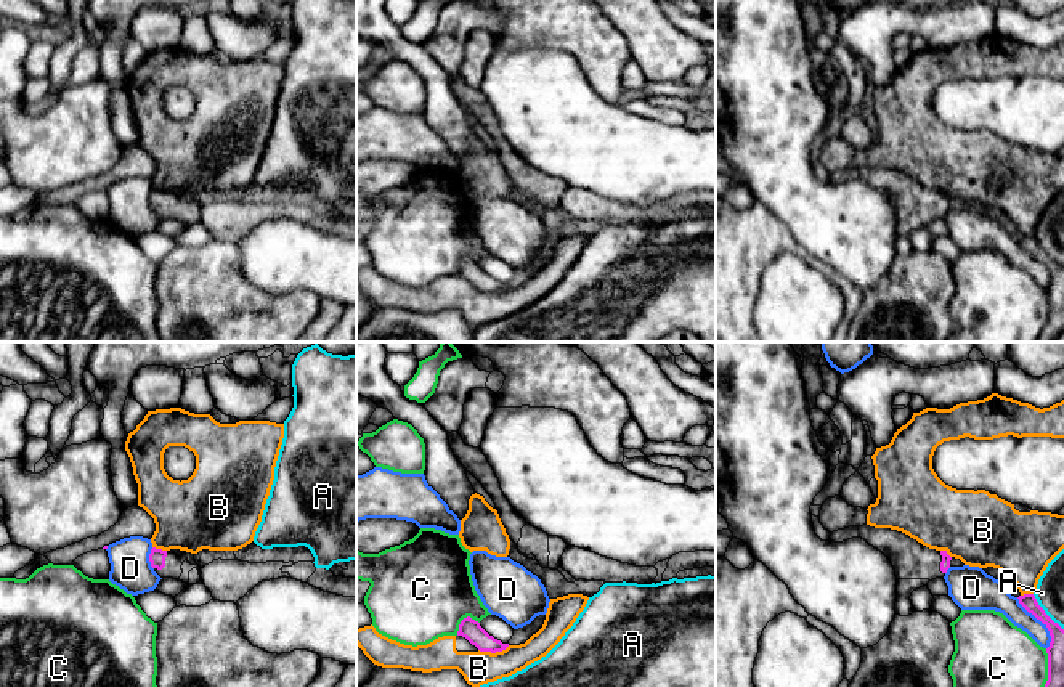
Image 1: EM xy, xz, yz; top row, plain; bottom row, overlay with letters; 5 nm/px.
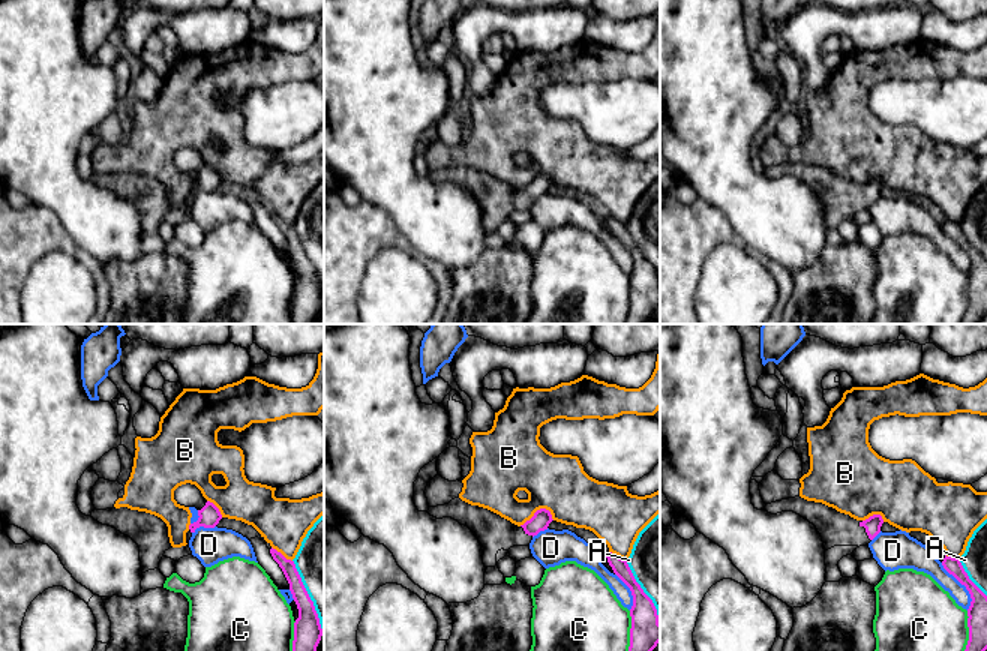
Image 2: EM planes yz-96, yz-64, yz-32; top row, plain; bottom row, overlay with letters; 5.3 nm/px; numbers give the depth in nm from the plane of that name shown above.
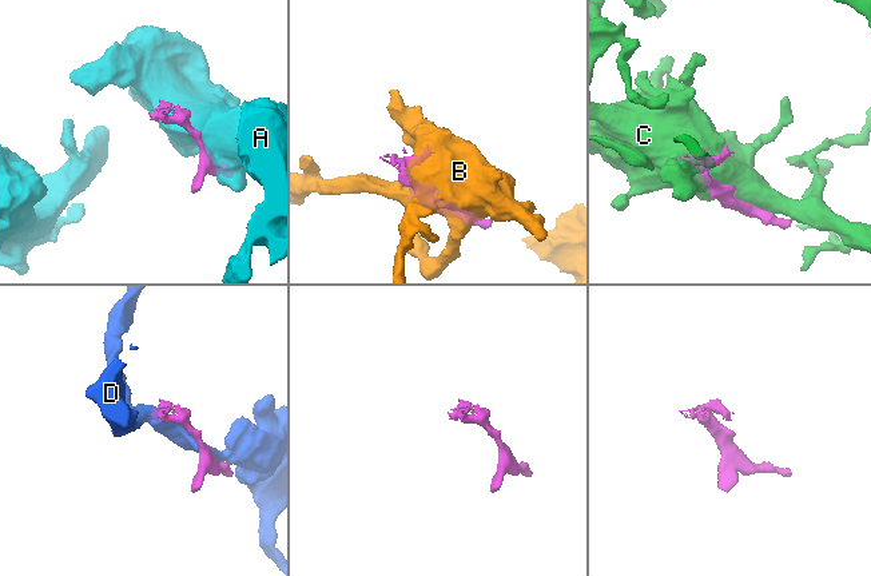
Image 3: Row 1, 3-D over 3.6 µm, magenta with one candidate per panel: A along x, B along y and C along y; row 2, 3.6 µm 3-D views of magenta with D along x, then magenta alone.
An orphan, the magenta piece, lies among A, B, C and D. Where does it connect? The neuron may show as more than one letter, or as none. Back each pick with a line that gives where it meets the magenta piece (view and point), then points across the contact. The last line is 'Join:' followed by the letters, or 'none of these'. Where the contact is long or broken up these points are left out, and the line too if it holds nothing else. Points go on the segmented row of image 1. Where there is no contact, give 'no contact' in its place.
Join: none of these

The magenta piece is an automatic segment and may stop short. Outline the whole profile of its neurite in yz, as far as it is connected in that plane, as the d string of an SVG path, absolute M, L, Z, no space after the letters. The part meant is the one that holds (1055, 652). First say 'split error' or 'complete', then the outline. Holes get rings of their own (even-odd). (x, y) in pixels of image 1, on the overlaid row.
complete; M1034 594L1019 596L1019 604L1040 620L1050 631L1051 642L1048 653L1048 681L1045 687L1064 687L1064 629L1054 623L1038 605Z

